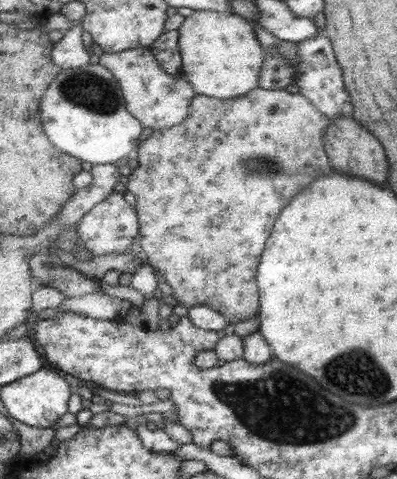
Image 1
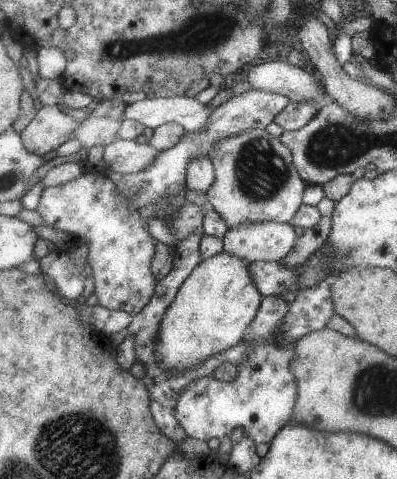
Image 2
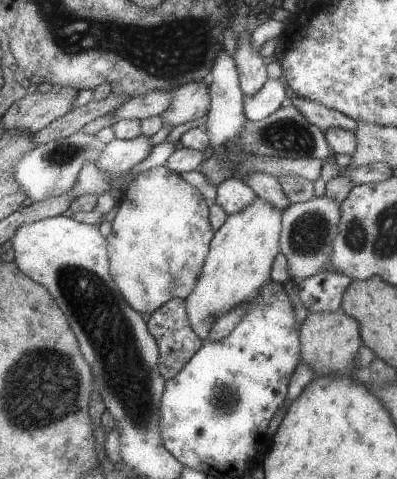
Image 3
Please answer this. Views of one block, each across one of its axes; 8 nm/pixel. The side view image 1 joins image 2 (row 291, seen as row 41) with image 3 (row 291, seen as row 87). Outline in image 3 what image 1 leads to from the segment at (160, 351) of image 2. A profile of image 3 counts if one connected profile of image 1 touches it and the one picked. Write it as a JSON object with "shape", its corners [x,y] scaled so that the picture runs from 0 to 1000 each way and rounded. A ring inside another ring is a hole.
{"shape":[[[652,413],[617,443],[587,447],[542,489],[542,501],[531,505],[531,530],[501,576],[496,601],[481,622],[471,622],[481,676],[511,710],[526,710],[552,664],[592,651],[592,643],[637,626],[657,610],[657,601],[683,589],[693,539],[703,534],[703,526],[713,526],[708,497],[713,438],[662,413]]]}

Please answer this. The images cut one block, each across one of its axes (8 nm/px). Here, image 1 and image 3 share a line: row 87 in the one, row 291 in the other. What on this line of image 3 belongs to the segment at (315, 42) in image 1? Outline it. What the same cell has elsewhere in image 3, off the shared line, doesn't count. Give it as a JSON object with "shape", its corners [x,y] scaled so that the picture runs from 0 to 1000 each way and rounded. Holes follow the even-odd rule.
{"shape":[[[809,568],[788,580],[748,589],[758,635],[778,656],[854,651],[864,643],[869,610],[884,593],[889,593],[884,576],[864,576],[849,568]]]}

